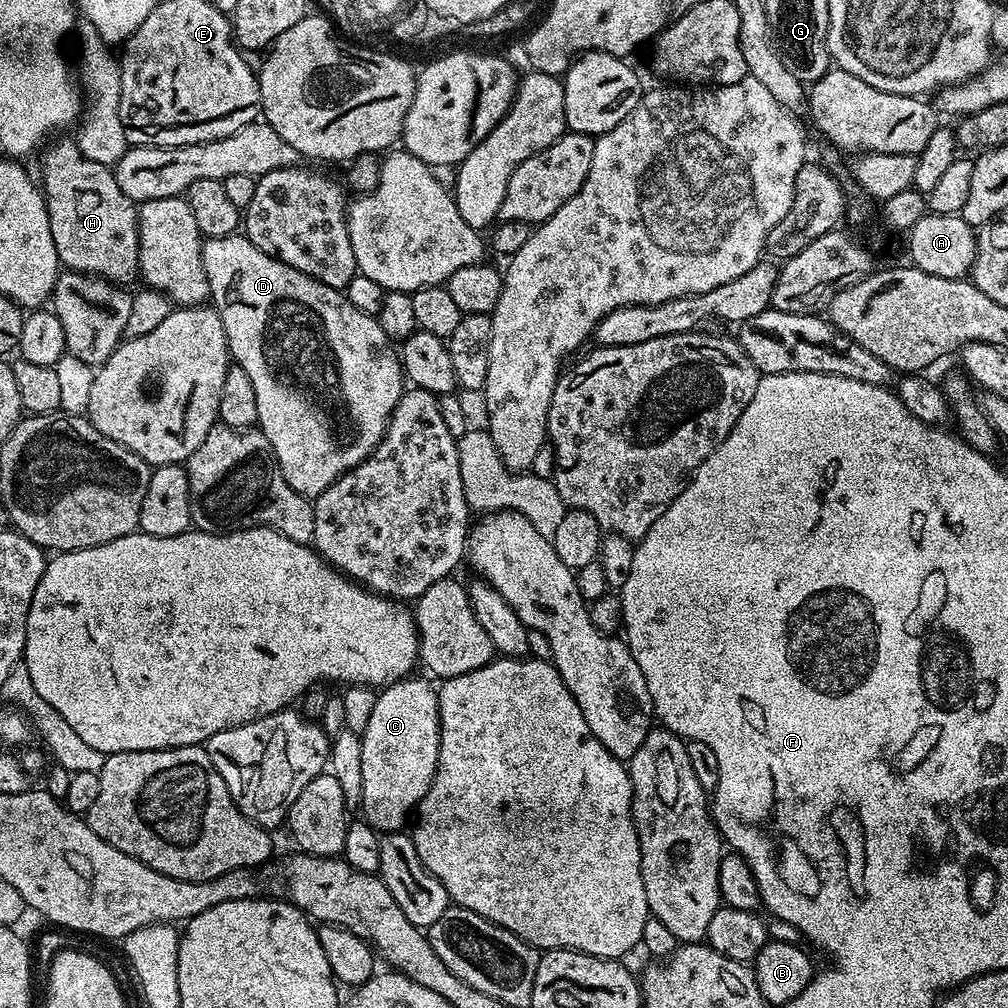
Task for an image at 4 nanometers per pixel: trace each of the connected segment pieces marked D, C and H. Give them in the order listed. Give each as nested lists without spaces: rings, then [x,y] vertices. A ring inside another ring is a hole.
[[[233,234],[222,238],[207,238],[203,241],[202,266],[206,270],[208,279],[208,294],[211,307],[222,318],[224,333],[228,339],[228,355],[234,361],[235,367],[246,370],[250,383],[254,386],[254,398],[258,398],[258,428],[268,439],[272,448],[272,455],[280,466],[280,472],[286,478],[289,486],[298,494],[315,498],[321,496],[334,481],[339,480],[344,473],[358,466],[372,451],[384,436],[388,419],[392,417],[394,406],[400,400],[401,392],[406,388],[406,377],[397,349],[393,341],[382,330],[379,319],[368,316],[358,306],[348,301],[347,295],[341,289],[331,288],[271,256],[267,256],[258,246],[248,241],[243,234]]]
[[[412,679],[393,680],[377,695],[370,722],[366,722],[360,738],[362,798],[359,807],[364,808],[363,819],[381,834],[399,832],[409,823],[436,773],[440,749],[438,692],[426,681]]]
[[[75,139],[55,140],[43,149],[45,152],[40,160],[39,179],[48,207],[54,250],[61,265],[73,272],[86,272],[89,276],[111,280],[113,284],[128,286],[132,279],[137,279],[140,271],[140,217],[137,205],[126,198],[126,194],[122,194],[122,186],[118,186],[115,171],[84,157]]]

